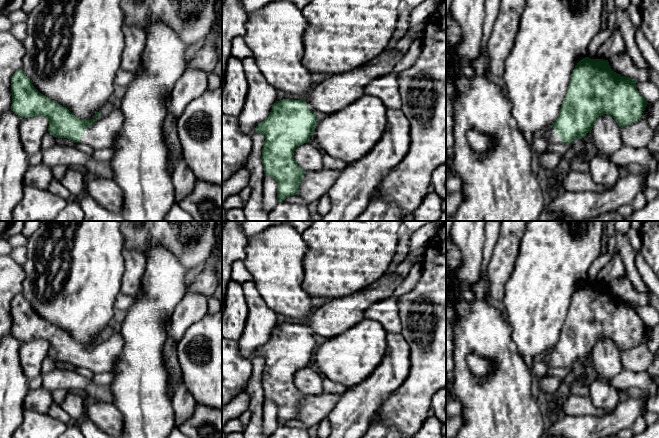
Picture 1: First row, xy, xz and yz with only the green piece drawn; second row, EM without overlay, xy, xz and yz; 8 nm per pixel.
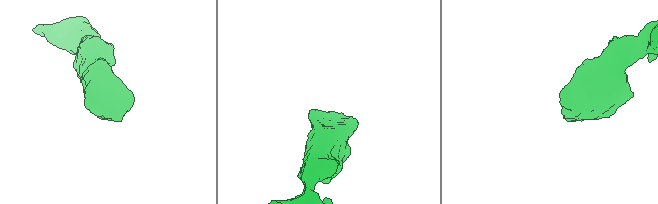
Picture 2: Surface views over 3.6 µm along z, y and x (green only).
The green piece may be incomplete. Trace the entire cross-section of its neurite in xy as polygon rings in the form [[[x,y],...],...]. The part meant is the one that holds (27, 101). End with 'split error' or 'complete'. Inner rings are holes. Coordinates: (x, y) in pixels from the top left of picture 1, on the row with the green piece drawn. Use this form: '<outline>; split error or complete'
[[[21,69],[11,78],[11,110],[21,119],[35,116],[46,117],[48,132],[56,138],[82,142],[93,149],[111,147],[119,137],[124,117],[115,109],[103,117],[96,112],[91,120],[77,118],[65,106],[41,94]]]; split error

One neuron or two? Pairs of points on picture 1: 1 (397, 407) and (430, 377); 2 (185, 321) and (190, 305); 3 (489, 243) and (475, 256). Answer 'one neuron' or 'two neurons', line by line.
1: one neuron
2: one neuron
3: two neurons

